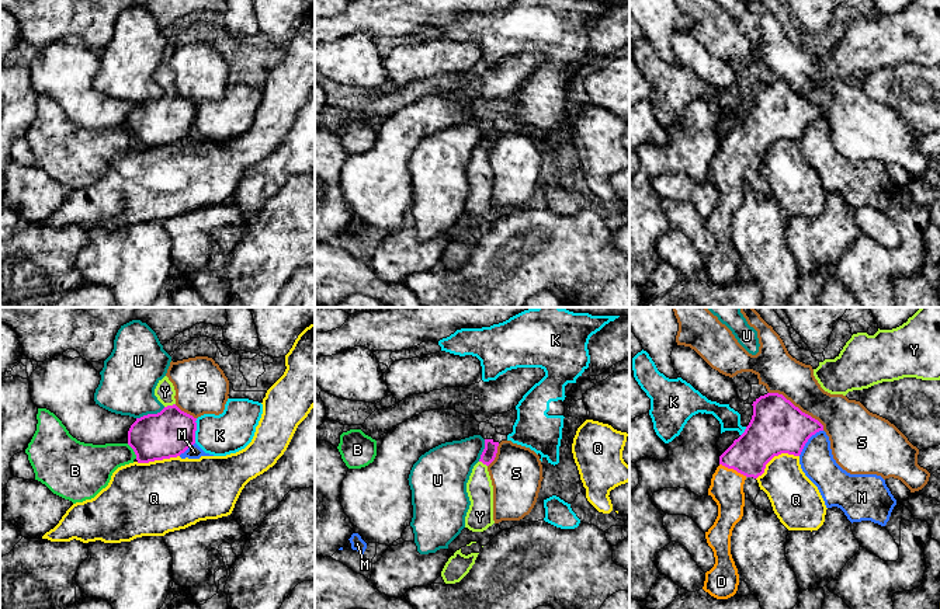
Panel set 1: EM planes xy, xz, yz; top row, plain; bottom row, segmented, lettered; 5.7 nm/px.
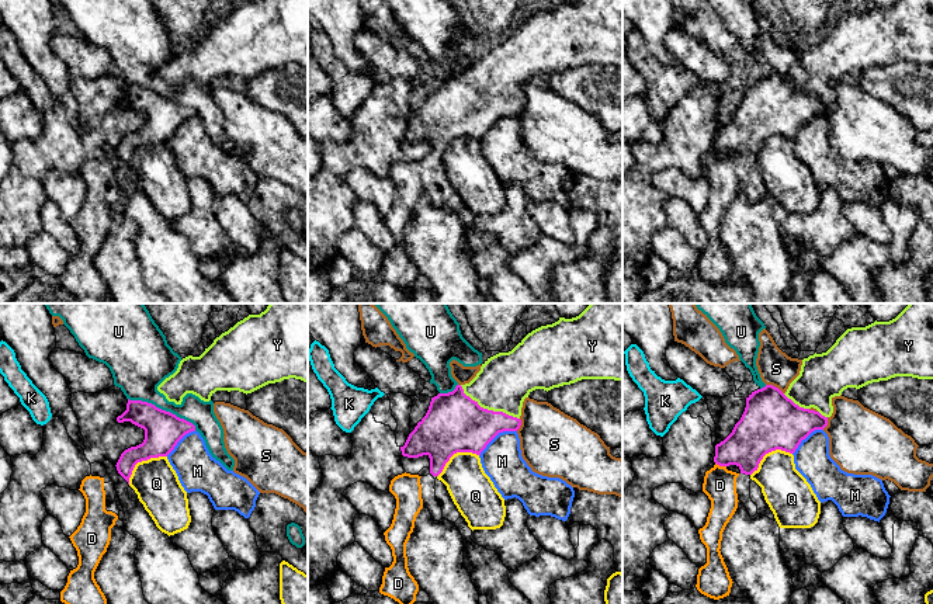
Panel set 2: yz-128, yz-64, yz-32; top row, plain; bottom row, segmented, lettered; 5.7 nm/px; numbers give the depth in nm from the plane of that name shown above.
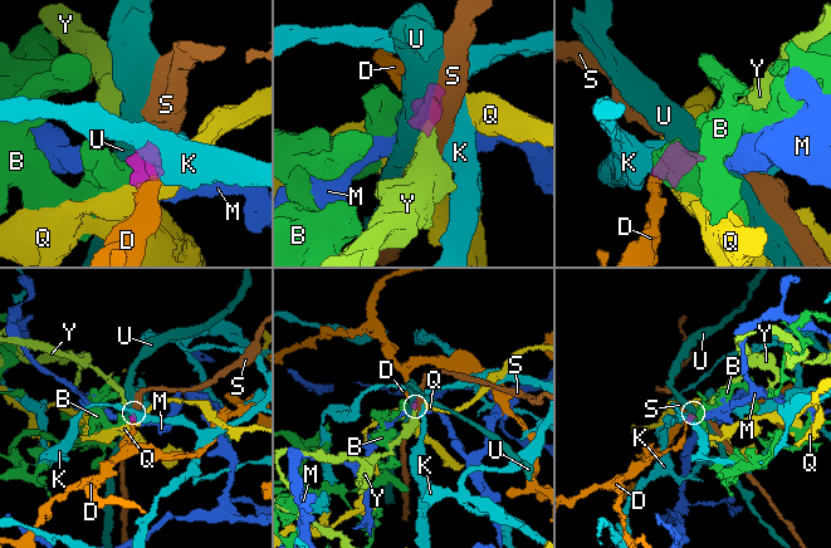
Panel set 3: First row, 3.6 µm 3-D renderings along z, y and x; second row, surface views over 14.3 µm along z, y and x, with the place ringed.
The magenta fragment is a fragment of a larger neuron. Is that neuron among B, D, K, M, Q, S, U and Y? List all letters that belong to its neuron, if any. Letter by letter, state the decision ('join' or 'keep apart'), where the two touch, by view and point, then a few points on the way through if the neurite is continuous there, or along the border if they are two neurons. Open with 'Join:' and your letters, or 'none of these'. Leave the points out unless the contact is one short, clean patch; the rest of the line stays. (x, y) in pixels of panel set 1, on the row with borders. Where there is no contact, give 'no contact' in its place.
Join: D, Y
B: keep apart; meets magenta in xy at (134, 451); border along xy (127, 444), (136, 458)
D: join; meets magenta in yz at (734, 469); runs through yz (763, 438), (734, 469), (727, 484)
K: keep apart; meets magenta in xy at (196, 430)
M: keep apart; meets magenta in yz at (807, 441); border along yz (822, 430), (808, 439), (798, 455)
Q: keep apart; meets magenta in yz at (774, 455)
S: keep apart; meets magenta in yz at (797, 407); border along yz (769, 392), (783, 395), (814, 417), (824, 430)
U: keep apart; meets magenta in xy at (151, 414)
Y: join; meets magenta in xy at (169, 406); runs through xy (167, 434), (169, 406), (165, 392)

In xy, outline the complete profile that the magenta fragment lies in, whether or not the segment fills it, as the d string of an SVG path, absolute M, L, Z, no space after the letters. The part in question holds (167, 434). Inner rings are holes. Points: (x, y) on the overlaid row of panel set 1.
M167 376L159 380L155 396L164 408L136 418L128 431L138 463L177 457L195 443L197 418L176 406L176 390Z

